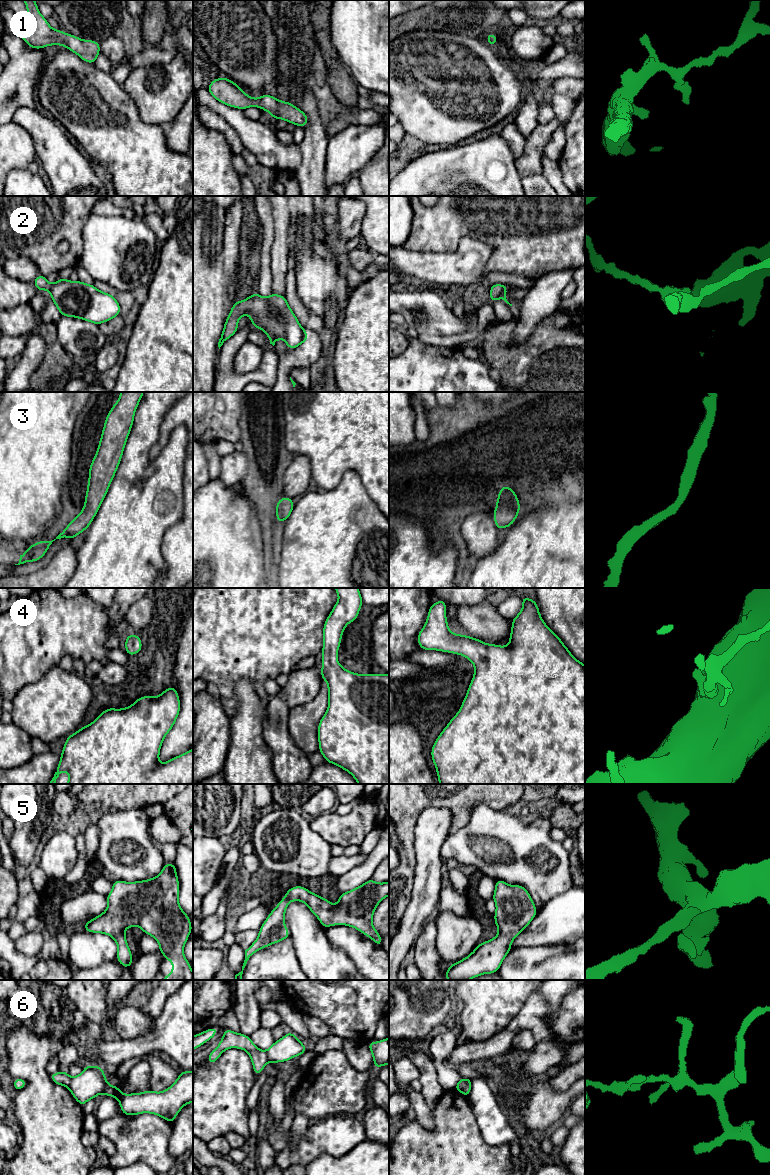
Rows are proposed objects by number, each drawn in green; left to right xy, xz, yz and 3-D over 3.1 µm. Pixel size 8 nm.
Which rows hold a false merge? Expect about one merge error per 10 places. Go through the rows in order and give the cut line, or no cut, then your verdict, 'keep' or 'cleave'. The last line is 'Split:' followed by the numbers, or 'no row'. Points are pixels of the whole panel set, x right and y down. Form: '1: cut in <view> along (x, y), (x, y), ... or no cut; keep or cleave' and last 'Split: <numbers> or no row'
1: no cut; keep
2: no cut; keep
3: no cut; keep
4: no cut; keep
5: no cut; keep
6: cut in xz along (265, 1051), (269, 1061); cleave
Split: 6

